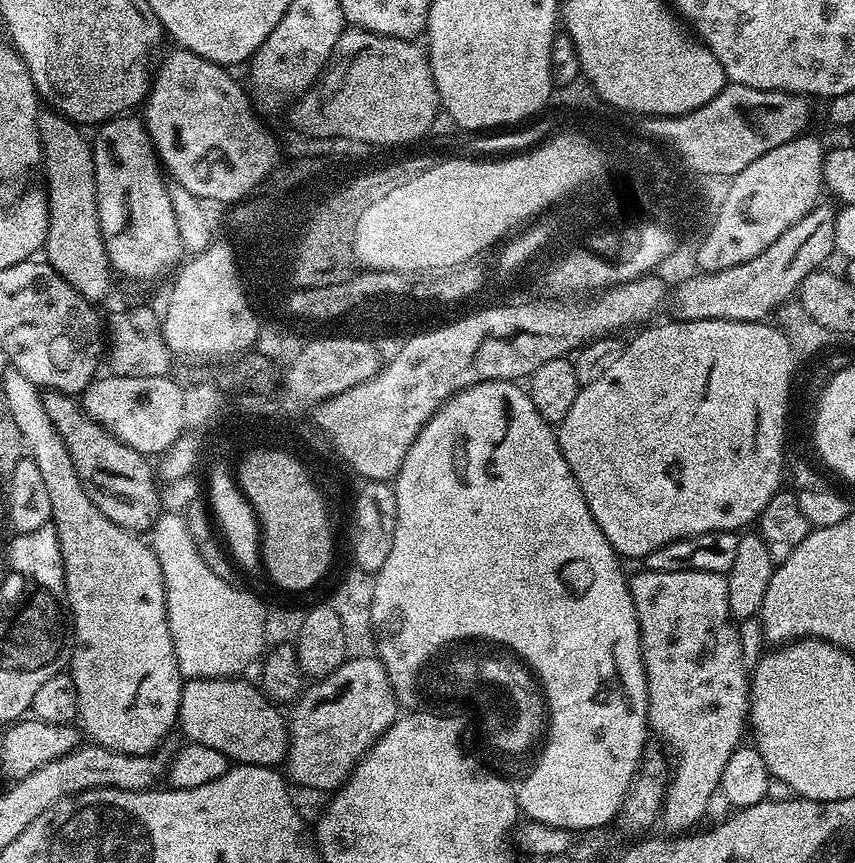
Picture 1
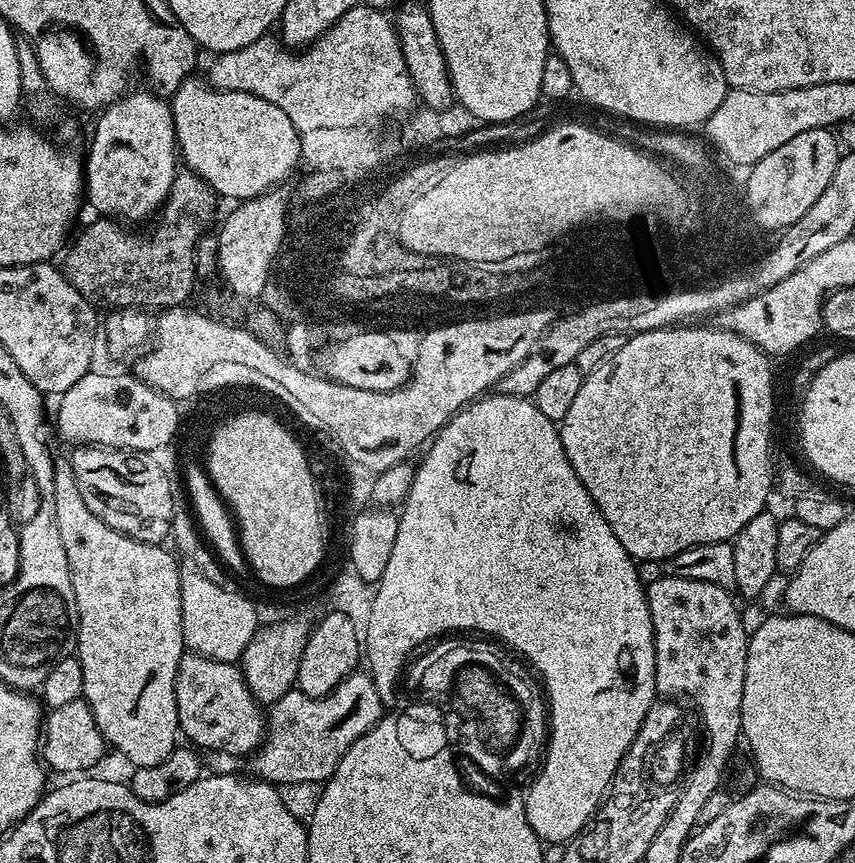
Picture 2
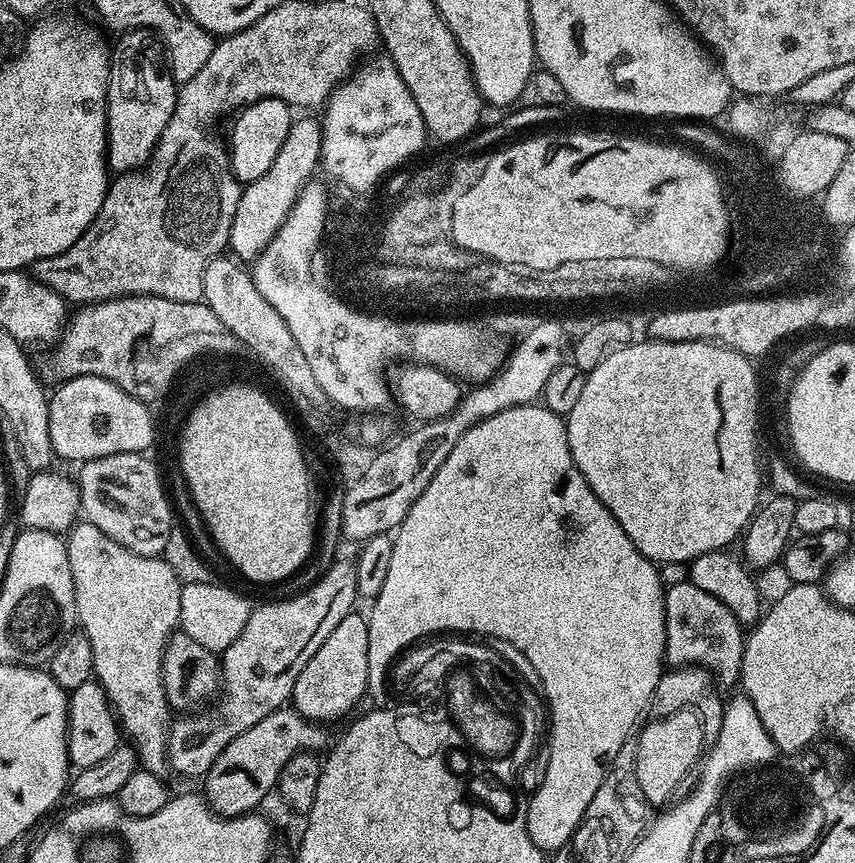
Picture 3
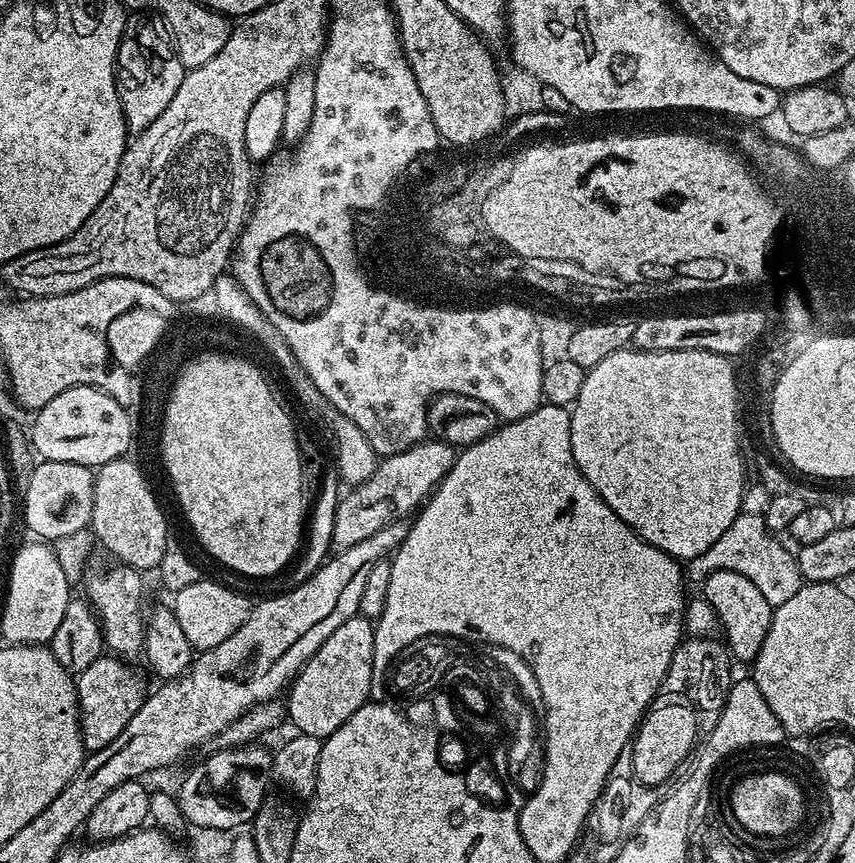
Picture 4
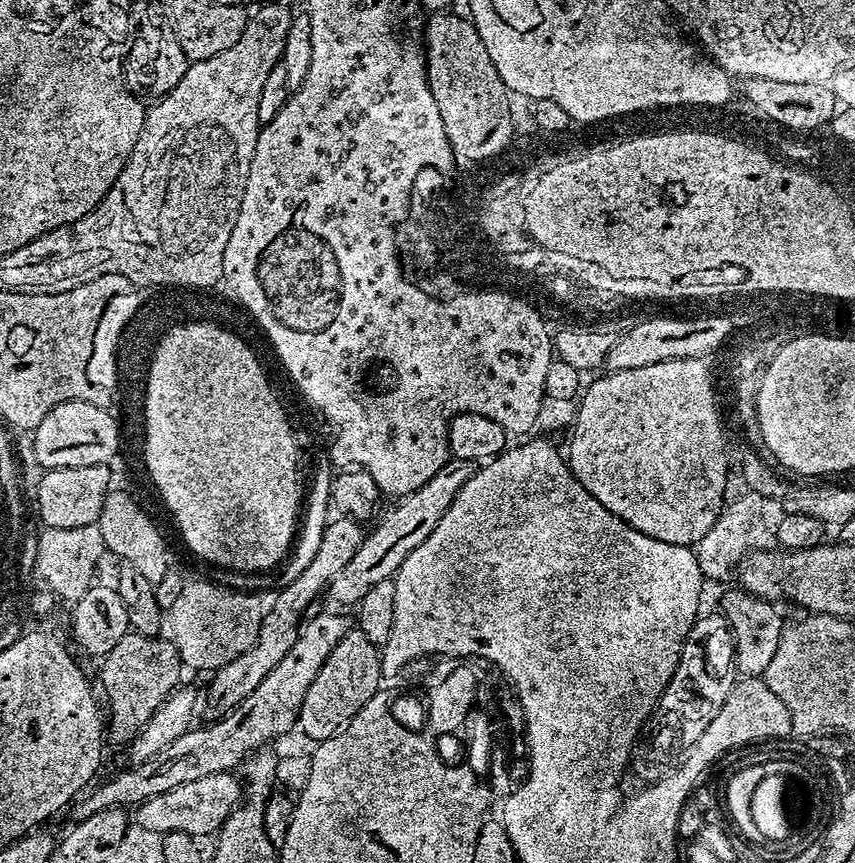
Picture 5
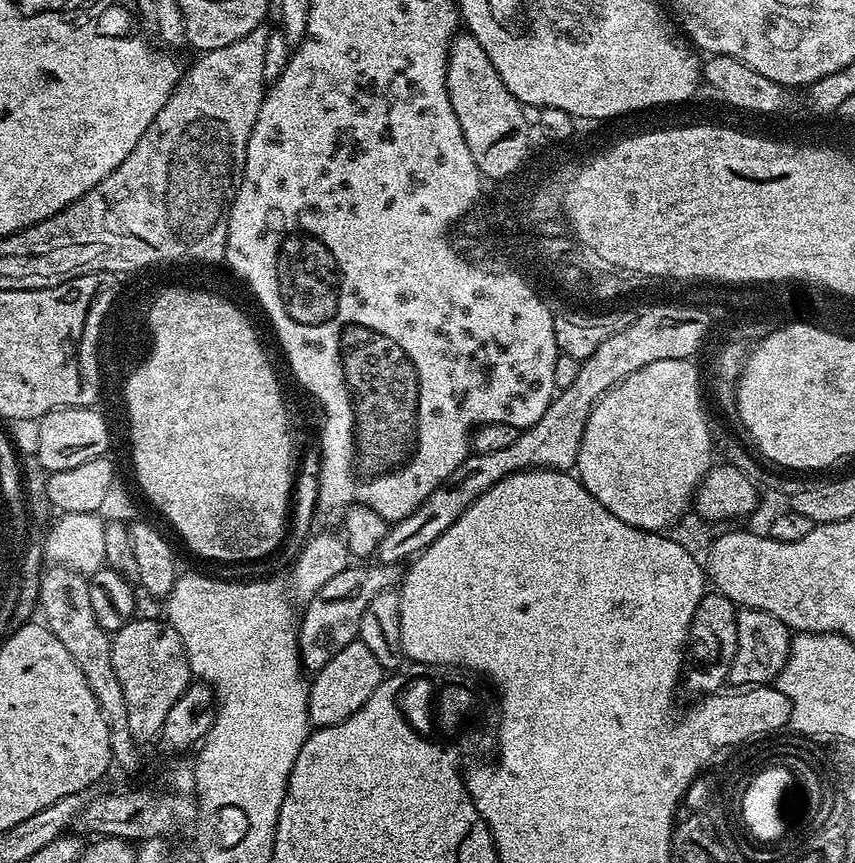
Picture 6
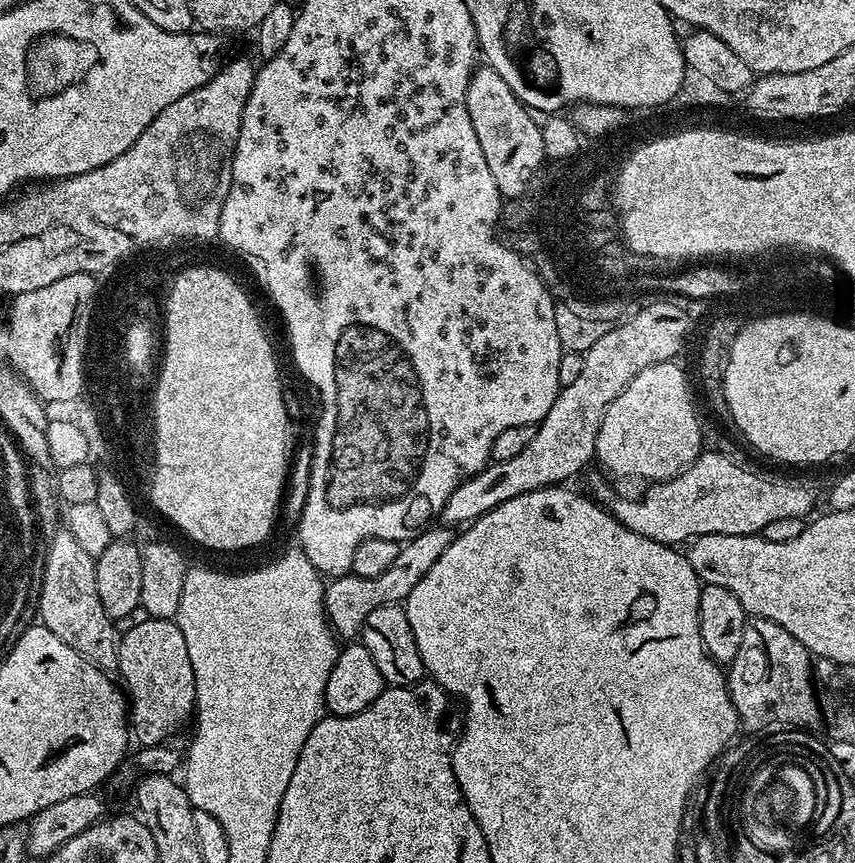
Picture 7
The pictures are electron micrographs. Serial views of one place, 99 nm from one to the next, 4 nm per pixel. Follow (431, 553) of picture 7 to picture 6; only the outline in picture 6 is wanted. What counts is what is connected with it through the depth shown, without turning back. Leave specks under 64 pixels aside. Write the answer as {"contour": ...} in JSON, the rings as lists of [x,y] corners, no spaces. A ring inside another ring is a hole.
{"contour":[[[356,562],[342,570],[342,574],[334,574],[334,578],[330,578],[330,582],[326,582],[326,586],[316,592],[310,603],[303,605],[302,615],[298,620],[303,667],[312,674],[320,672],[322,666],[326,666],[326,662],[330,662],[330,658],[338,654],[338,650],[350,646],[350,642],[360,635],[360,623],[362,614],[366,614],[366,606],[374,602],[378,594],[395,589],[401,580],[400,564],[379,562]]]}

